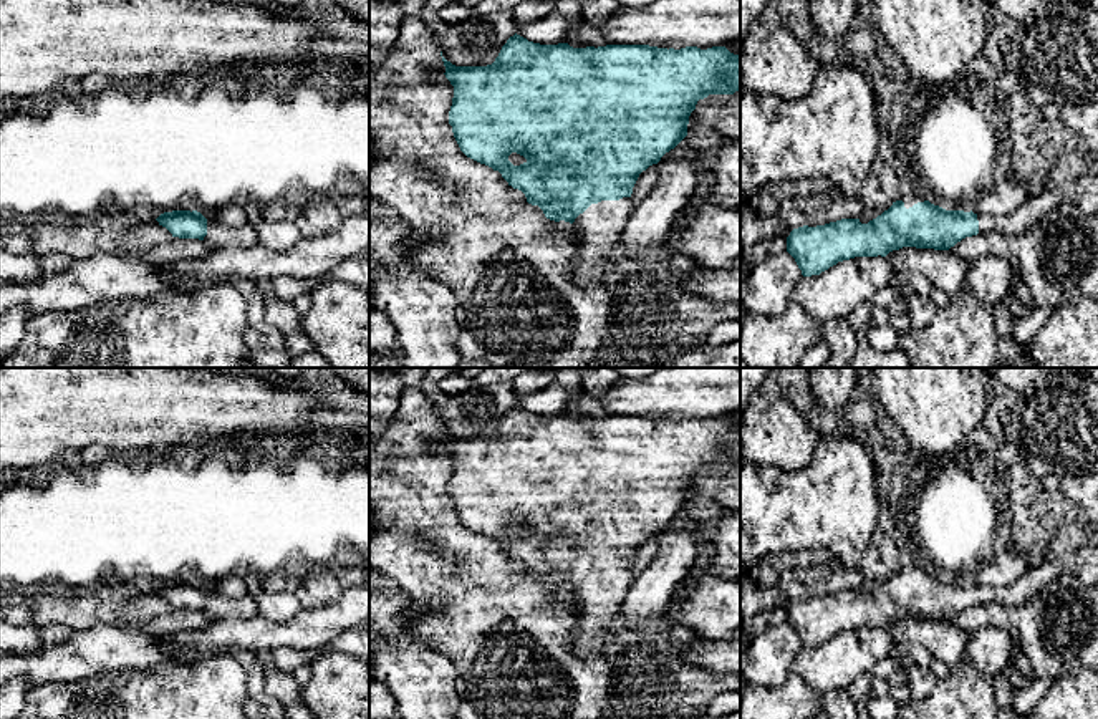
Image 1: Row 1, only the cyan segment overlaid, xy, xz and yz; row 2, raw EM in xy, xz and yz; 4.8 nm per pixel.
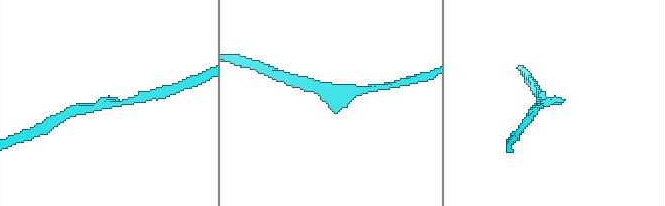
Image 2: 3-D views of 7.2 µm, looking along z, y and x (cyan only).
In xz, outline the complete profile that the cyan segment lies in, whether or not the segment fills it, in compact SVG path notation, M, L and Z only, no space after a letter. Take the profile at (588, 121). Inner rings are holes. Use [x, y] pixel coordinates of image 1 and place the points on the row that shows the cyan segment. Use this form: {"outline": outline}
{"outline": "M513 35L487 66L455 66L442 56L445 78L454 86L449 124L460 151L494 171L538 205L545 217L573 224L580 239L571 258L573 280L580 287L601 283L609 255L618 245L628 217L633 187L643 171L657 164L686 136L689 116L709 94L740 89L740 55L725 46L681 50L649 45L606 45L573 48L568 43L540 45Z"}

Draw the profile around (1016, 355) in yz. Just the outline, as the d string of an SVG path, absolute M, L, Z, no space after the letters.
M999 338L999 356L1007 361L1012 368L1035 368L1027 343L1019 345L1012 338Z

